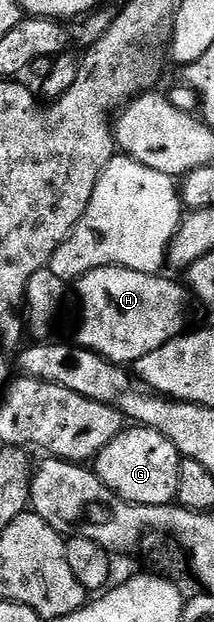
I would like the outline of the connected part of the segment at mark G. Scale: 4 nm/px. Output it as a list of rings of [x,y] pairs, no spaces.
[[[134,425],[122,429],[107,448],[97,453],[95,473],[124,502],[134,502],[137,506],[168,506],[177,497],[181,459],[175,444],[171,444],[167,436],[146,426]]]

